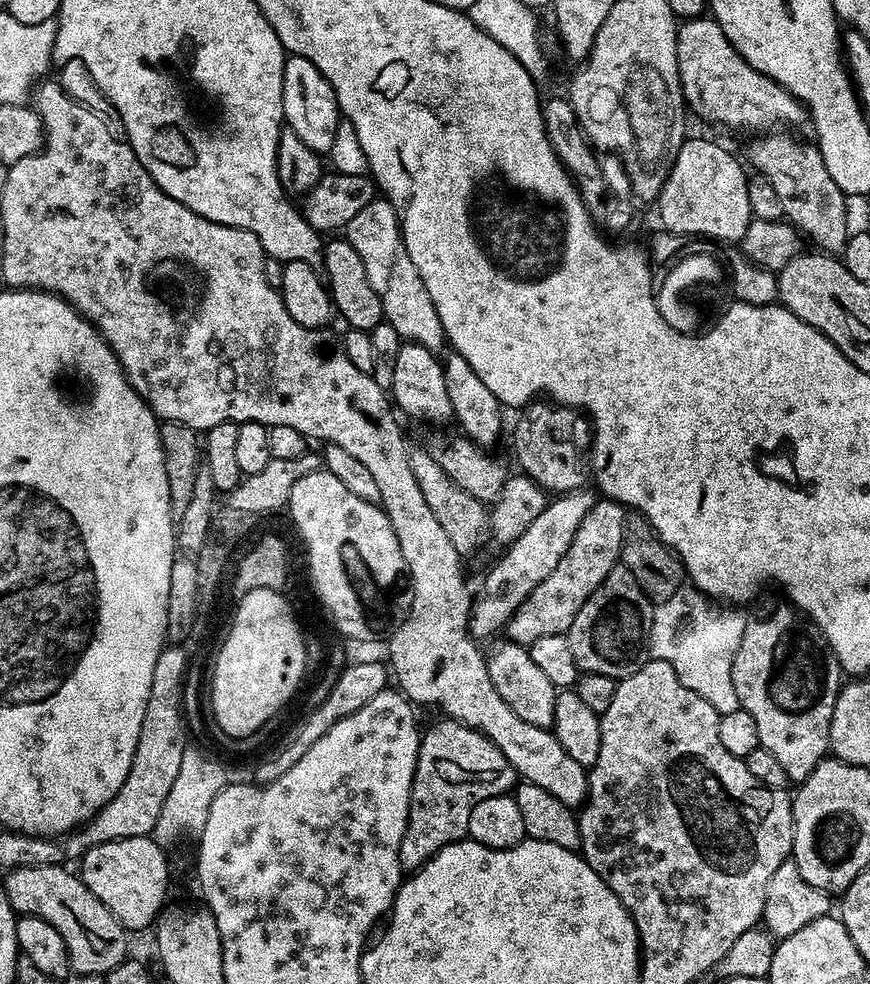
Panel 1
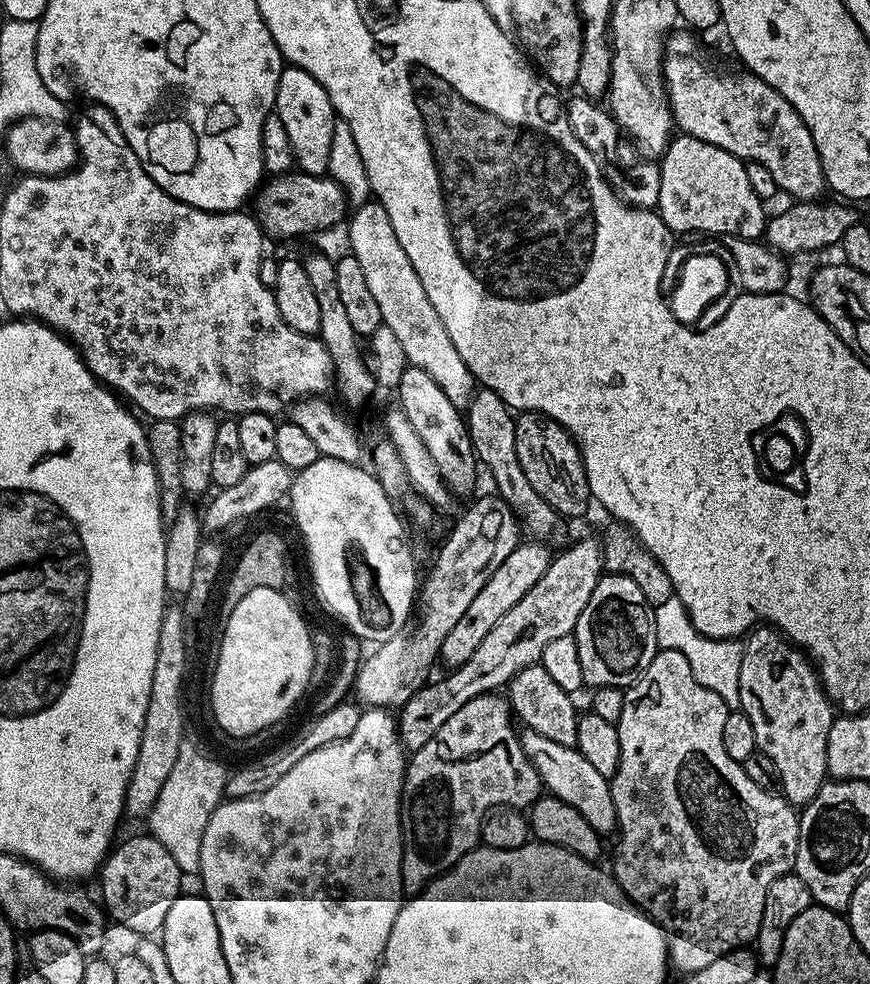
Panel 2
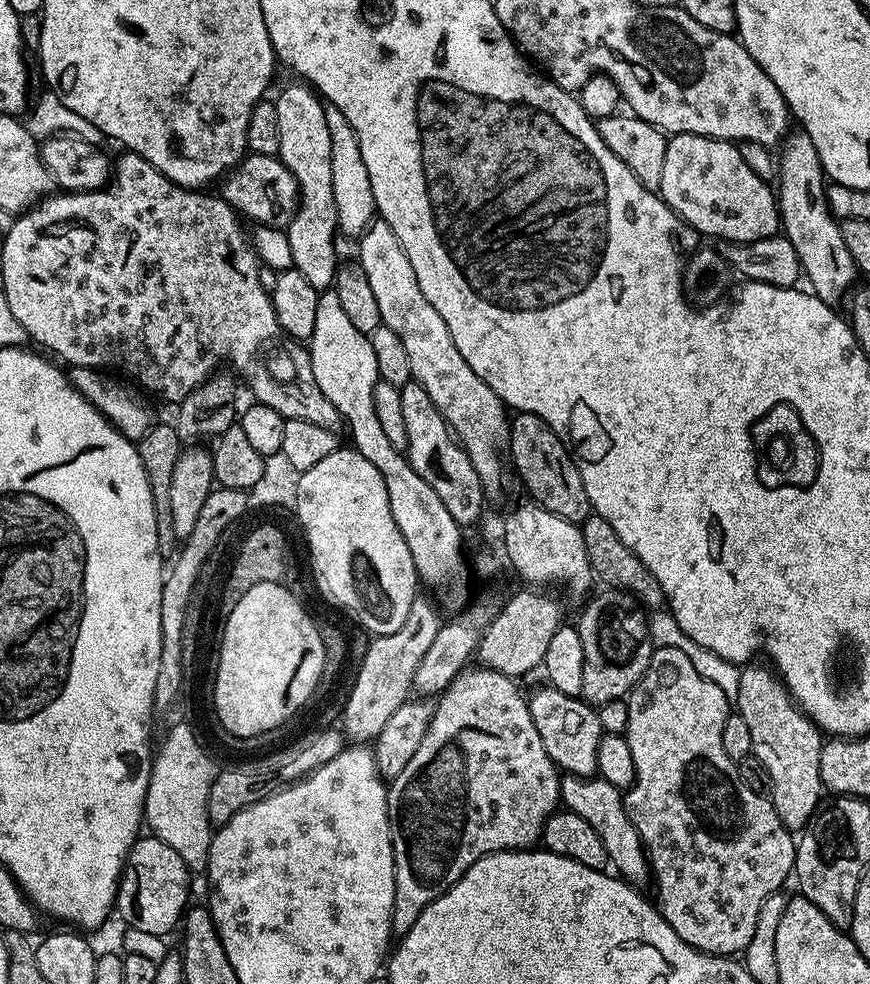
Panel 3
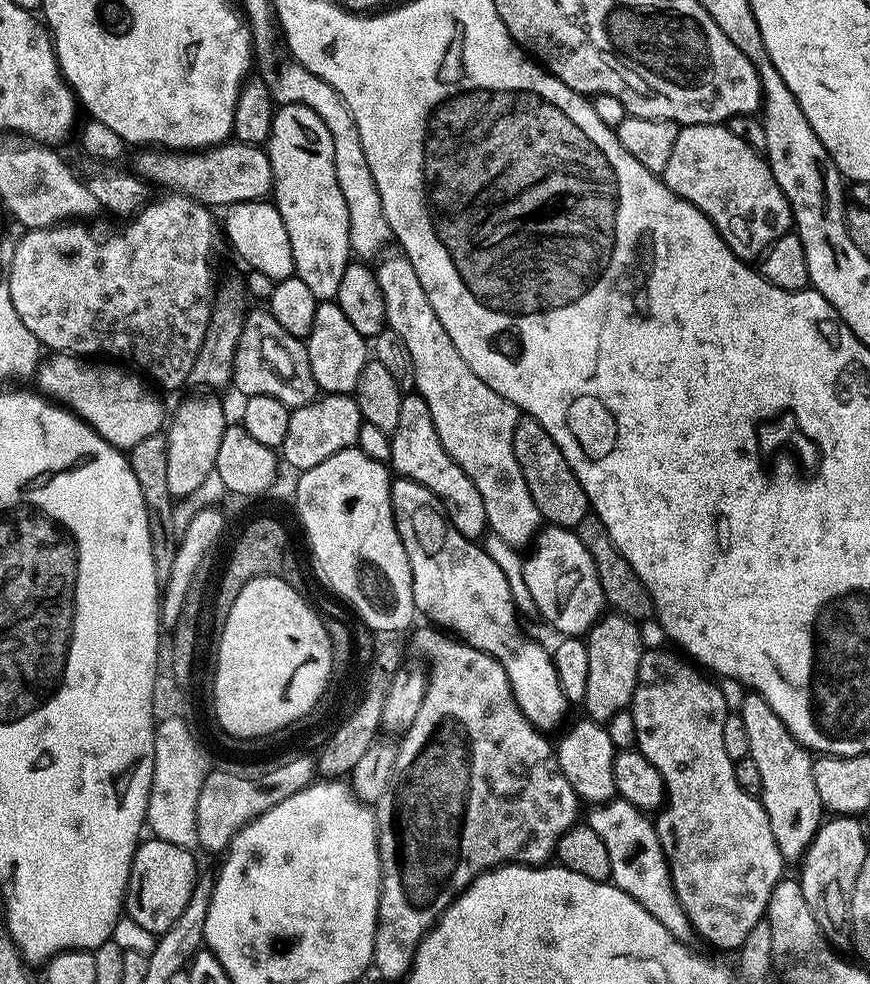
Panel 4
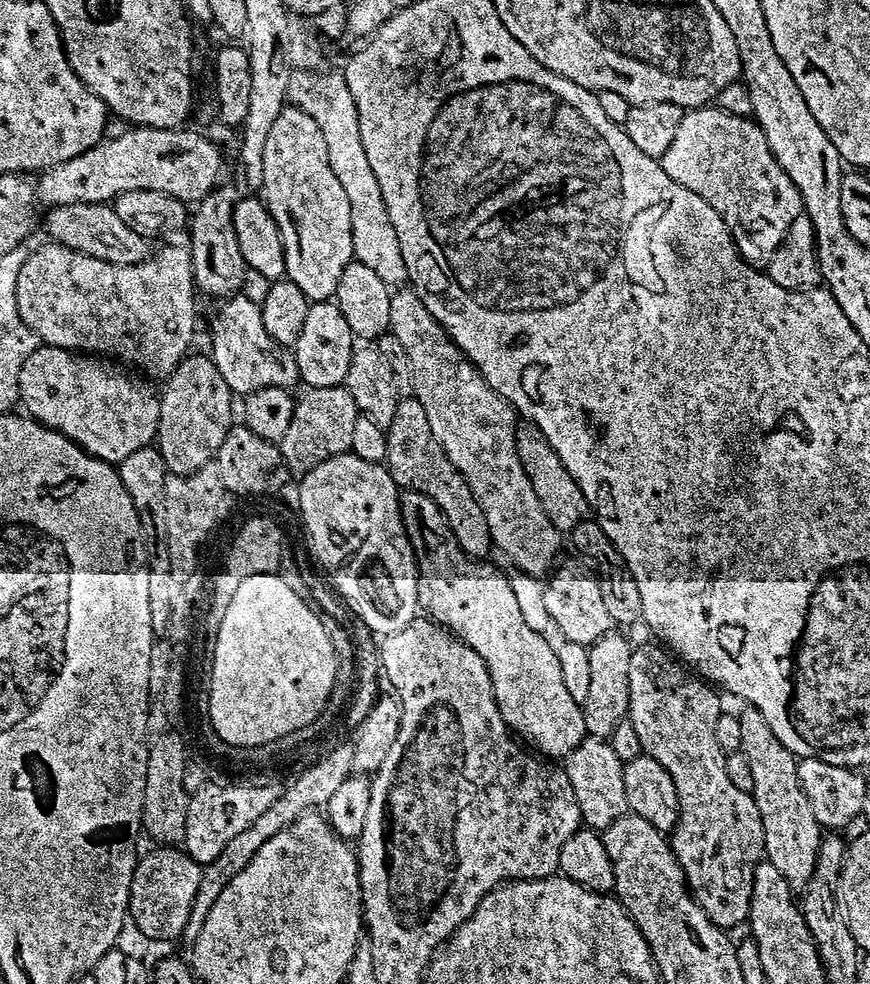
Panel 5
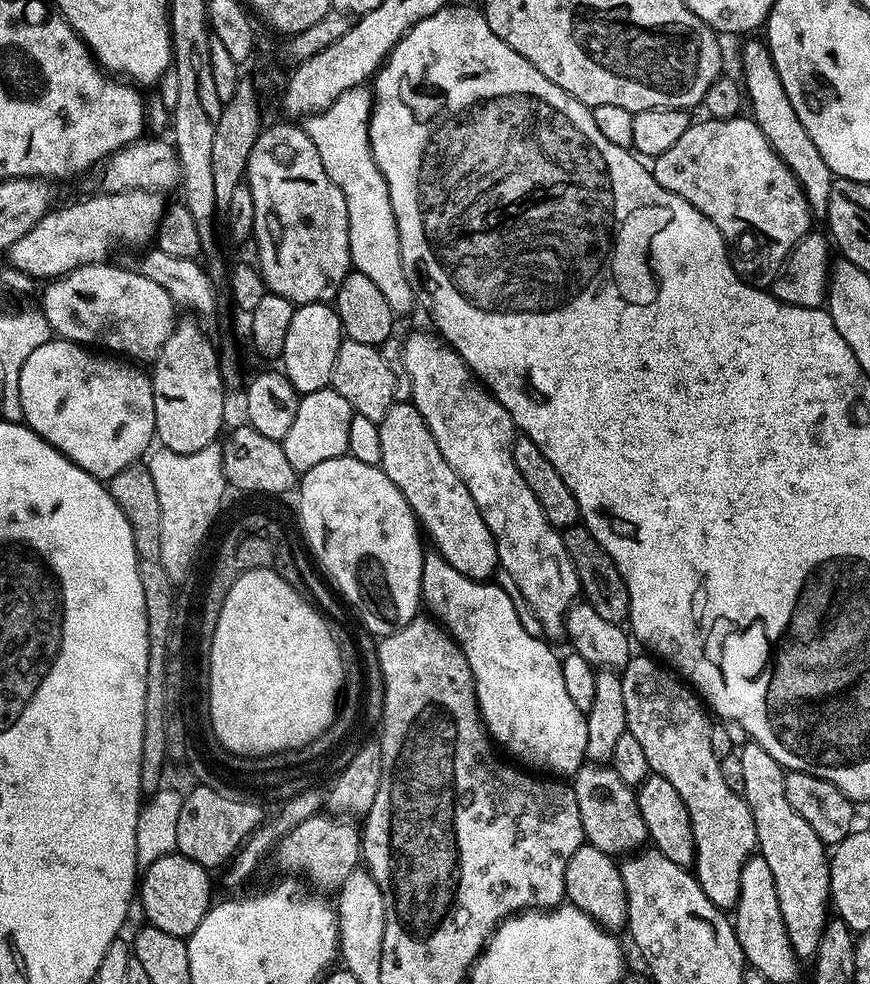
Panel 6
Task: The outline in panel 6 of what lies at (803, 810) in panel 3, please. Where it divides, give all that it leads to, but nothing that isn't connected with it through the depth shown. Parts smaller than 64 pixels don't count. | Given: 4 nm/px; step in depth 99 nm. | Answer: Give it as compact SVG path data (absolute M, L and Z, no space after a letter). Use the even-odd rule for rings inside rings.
M748 742L745 748L738 752L743 765L743 781L745 790L742 793L748 803L750 814L754 818L754 830L759 855L766 858L766 863L774 873L774 890L778 890L778 906L782 906L782 918L786 922L786 928L790 934L790 942L794 946L797 956L801 958L815 957L818 950L820 936L824 932L824 926L830 919L830 863L829 853L825 844L820 841L818 834L810 830L810 822L790 806L790 798L786 798L786 786L784 785L785 769L780 763L755 742Z

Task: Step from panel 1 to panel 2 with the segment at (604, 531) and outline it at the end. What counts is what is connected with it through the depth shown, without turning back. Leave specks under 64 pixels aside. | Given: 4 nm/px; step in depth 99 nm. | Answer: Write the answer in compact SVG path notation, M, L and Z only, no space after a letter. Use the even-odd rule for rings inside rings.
M599 539L580 540L577 544L570 545L561 556L553 555L546 574L542 574L542 578L538 578L538 582L534 582L534 586L530 586L530 590L526 590L526 594L522 594L522 602L510 606L510 610L506 610L506 614L502 614L498 626L494 626L494 630L490 630L490 634L486 634L486 638L482 638L478 650L474 650L474 654L470 654L470 658L466 658L463 666L449 671L447 673L449 676L444 676L441 680L434 681L435 679L433 679L426 683L398 708L400 742L409 753L422 750L422 746L426 746L426 742L430 742L430 738L434 738L434 734L438 734L438 730L442 730L442 725L454 714L458 714L458 710L462 710L462 706L466 706L466 702L503 689L514 678L514 674L518 674L526 666L540 663L542 650L546 650L549 642L575 633L578 618L582 614L582 610L586 610L586 602L590 602L590 594L594 594L594 586L600 581L604 572L604 555L600 552L600 546Z

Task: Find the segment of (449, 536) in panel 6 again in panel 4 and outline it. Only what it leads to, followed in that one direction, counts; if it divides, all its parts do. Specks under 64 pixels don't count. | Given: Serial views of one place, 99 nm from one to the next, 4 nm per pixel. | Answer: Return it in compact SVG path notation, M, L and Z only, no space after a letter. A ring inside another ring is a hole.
M419 394L402 395L402 407L398 414L398 426L390 434L390 468L397 477L413 480L426 490L430 490L444 504L450 522L467 540L479 541L480 535L488 528L486 506L482 506L482 494L478 494L478 486L466 478L462 466L446 454L442 442L438 438L438 430L434 430L434 418L430 418L430 406Z

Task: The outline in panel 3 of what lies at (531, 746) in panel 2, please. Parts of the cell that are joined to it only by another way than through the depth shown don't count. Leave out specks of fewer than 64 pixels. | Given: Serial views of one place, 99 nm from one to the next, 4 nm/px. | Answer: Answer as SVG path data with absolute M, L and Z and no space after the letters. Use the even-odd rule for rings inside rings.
M568 774L560 781L560 799L567 811L578 814L578 818L586 818L586 822L590 822L590 826L594 826L594 830L598 830L598 838L602 838L602 846L606 846L608 864L616 867L615 871L627 883L633 886L649 883L648 853L644 851L642 838L638 834L634 822L630 822L628 812L624 808L621 789L610 786L610 782L599 778Z

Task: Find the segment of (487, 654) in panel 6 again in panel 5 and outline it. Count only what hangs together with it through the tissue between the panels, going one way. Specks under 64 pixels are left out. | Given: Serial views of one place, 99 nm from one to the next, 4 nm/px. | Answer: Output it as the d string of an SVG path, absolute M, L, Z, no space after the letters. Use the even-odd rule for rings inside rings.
M401 491L400 517L402 526L406 530L406 538L412 547L412 553L416 556L419 611L427 619L435 620L443 628L448 629L462 643L470 646L470 650L474 650L474 654L478 654L482 662L486 662L486 670L494 686L494 698L498 702L498 710L513 733L521 737L528 736L527 743L541 757L568 757L586 739L584 710L578 702L574 702L574 698L570 698L566 690L562 670L558 667L558 654L555 647L551 643L548 645L528 625L528 620L524 617L524 608L520 605L511 582L494 565L487 564L489 562L487 559L467 556L464 553L462 546L458 546L442 510L438 510L434 498L426 498L426 494L421 492Z

